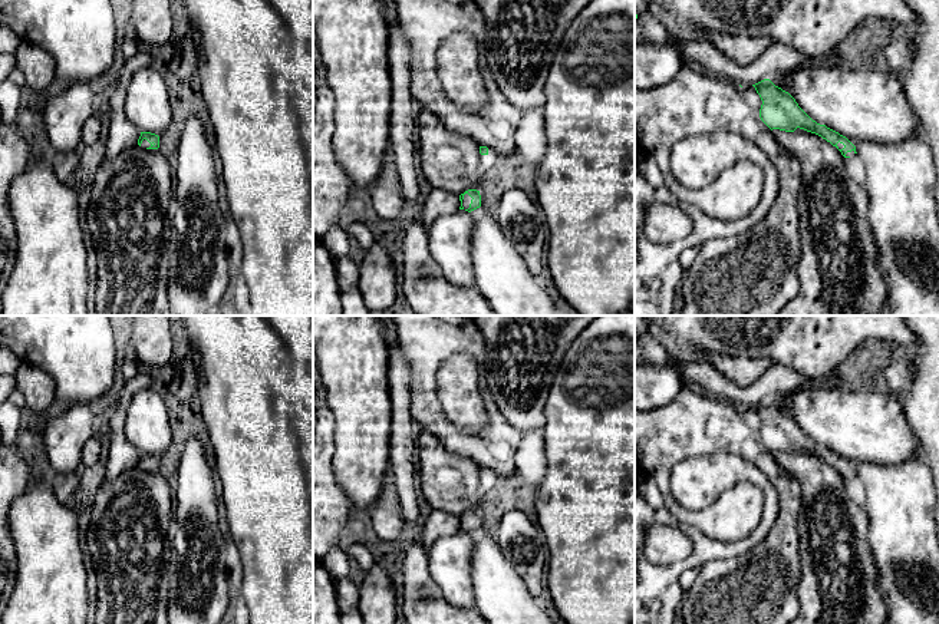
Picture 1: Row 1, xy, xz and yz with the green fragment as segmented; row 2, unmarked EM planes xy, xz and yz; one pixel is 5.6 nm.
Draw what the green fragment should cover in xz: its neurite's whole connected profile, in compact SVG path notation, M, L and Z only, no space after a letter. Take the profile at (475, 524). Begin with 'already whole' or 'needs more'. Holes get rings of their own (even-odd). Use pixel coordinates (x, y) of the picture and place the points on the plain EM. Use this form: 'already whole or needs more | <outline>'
needs more | M468 511L459 516L461 528L459 531L465 531L468 534L481 528L481 516L477 511Z

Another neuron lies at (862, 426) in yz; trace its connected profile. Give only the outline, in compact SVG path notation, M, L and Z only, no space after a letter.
M805 386L774 399L813 442L846 458L853 466L860 462L899 465L923 458L902 397Z

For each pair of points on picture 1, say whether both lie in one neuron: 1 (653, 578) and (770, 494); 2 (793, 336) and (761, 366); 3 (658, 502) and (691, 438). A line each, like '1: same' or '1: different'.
1: same
2: different
3: different

